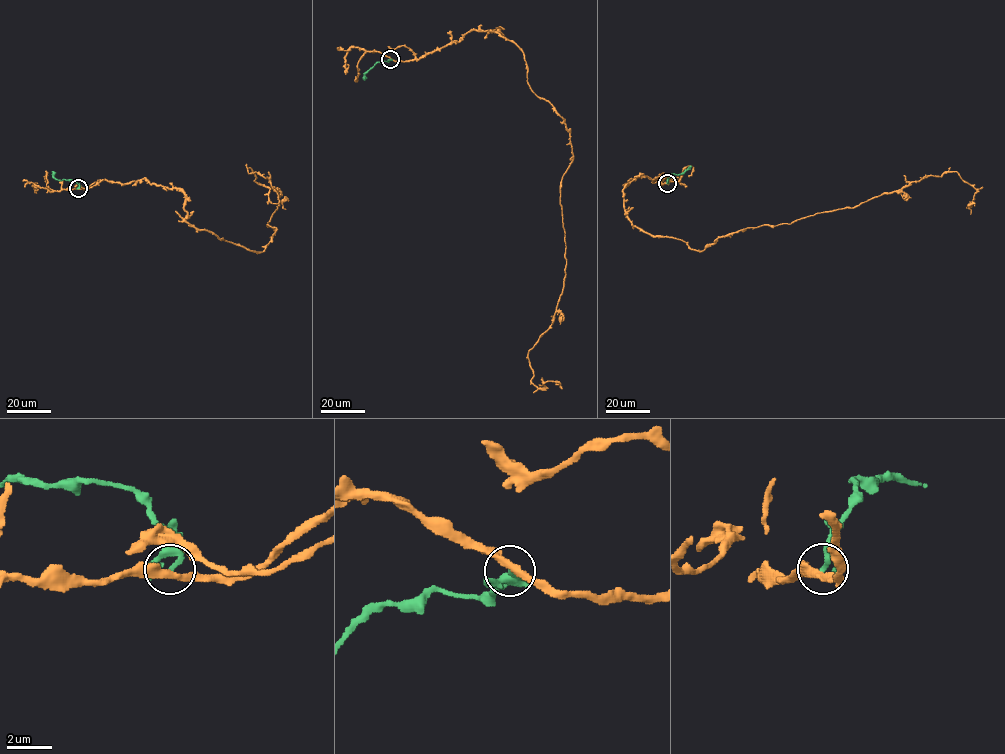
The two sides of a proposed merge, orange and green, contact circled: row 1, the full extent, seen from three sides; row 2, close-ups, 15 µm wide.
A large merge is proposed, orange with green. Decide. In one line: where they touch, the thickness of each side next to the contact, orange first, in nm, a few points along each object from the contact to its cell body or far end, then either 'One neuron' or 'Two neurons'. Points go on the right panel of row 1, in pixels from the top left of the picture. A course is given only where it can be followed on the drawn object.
Place: (667, 183). Thickness 320 nm (orange) against 240 nm. Course of orange: (666, 182), (663, 175), (631, 179), (625, 213), (645, 232), (697, 250), (947, 172), (977, 190), (974, 206). Course of green: (667, 182), (669, 175), (682, 174), (690, 166). Two neurons

